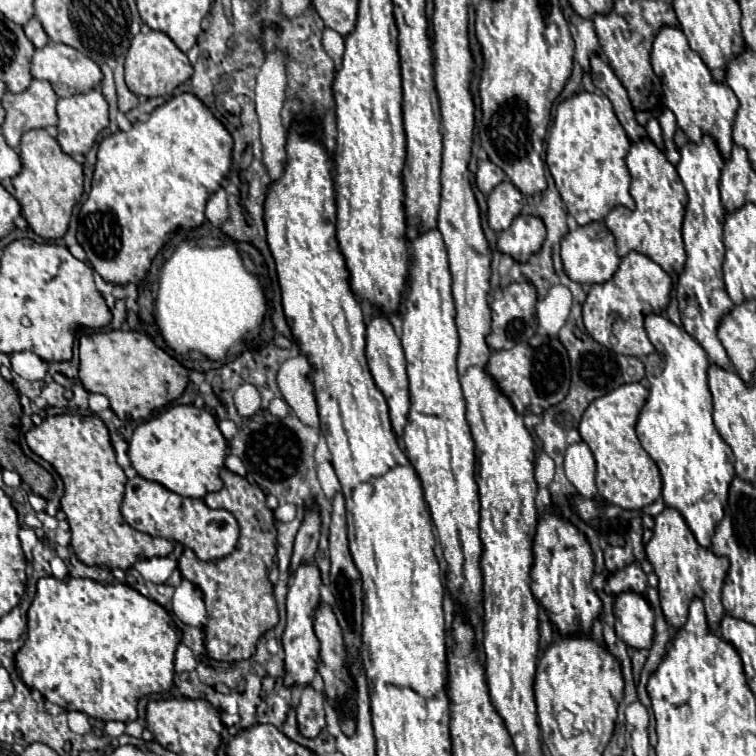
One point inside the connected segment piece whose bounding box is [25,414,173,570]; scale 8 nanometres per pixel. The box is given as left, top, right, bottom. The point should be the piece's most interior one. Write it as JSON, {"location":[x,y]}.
{"location":[79,448]}

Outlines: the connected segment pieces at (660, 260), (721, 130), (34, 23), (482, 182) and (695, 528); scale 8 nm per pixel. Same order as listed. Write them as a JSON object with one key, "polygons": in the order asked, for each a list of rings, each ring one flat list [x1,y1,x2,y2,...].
{"polygons":[[[649,140,631,142,627,152,627,168,631,172,631,196,635,200,635,210,627,210,625,206,617,206,605,218,607,230,615,236,617,254,623,258,629,252,641,252,657,262,669,274,681,274,685,266,685,248,681,240,681,224,687,204,685,188,679,180,679,174,671,162,667,162,665,154]],[[663,26,653,42,651,62,655,74,663,82,663,94,665,94,665,106,675,114,677,126,685,132,689,142,701,142,703,136,711,136,717,142,717,148,723,156,723,160,729,160,731,154,731,130,733,120,737,114,737,98,729,90,725,82,715,82,707,70,707,66,701,62,699,54,693,52,687,44,687,38,681,30]],[[37,18,29,20,29,24,25,26,25,34,33,42,35,48,43,48,43,46,49,44,49,36,47,36,47,32,43,30,43,26,41,26,41,22]],[[489,158,479,162,479,168,477,168,477,188,479,190,483,190,485,194,491,192,493,186,503,182,503,178,507,178,505,172,497,164,493,164]],[[649,314,645,318,645,330,657,354,647,356,645,360,645,370,647,370,645,378,649,380,649,398,637,420,637,438,643,444,645,452,655,460,655,464,661,470,665,506,677,510,683,516,695,540,699,542,699,546,709,548,715,528,723,518,729,484,735,478,733,452,721,438,719,430,713,426,713,416,711,416,713,404,711,404,711,392,707,386,709,358,695,338,691,338,683,328,669,322,669,318,665,316]]]}

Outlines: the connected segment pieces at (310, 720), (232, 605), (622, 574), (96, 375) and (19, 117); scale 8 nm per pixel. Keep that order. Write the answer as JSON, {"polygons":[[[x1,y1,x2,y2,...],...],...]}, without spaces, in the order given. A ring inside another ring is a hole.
{"polygons":[[[311,684,301,690,301,702,297,706,297,722,303,736,315,738,325,728,323,702,325,702,323,692,315,690]],[[221,470,223,488,207,494,203,500,209,508,229,510,239,526,241,536,237,548,213,562,203,562,193,550,185,548,179,558,179,570,183,578,193,582,203,592,203,600,209,610,209,622,205,626,205,648,211,658,221,662,237,662,249,658,259,638,279,622,279,612,273,596,273,584,269,582,269,560,277,552,277,530,273,510,267,508,266,495,259,486,250,484,243,476]],[[633,562,625,570,617,570,615,574,611,574,607,580,607,588,613,594,621,594,621,592,639,592,641,594,647,588,647,576,641,570,641,566,637,562]],[[135,330,95,332,81,336,79,358,79,378,83,386,89,392,107,396,113,412,121,420,147,418,153,410,177,400,189,384,189,370,165,350,157,348,149,336]],[[33,80,31,86,21,92,5,92,3,108,7,112,1,132,11,148,17,148,21,136,33,128,55,128,57,126,57,104,59,96,53,92,47,80]]]}

